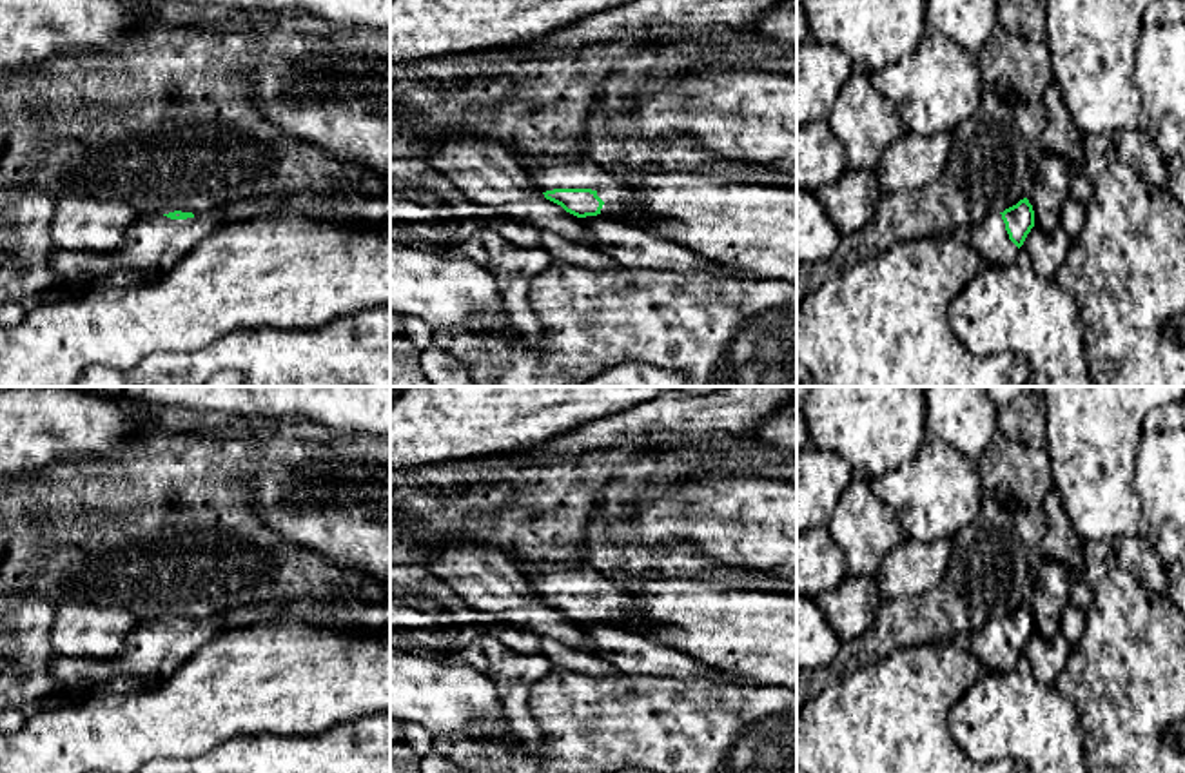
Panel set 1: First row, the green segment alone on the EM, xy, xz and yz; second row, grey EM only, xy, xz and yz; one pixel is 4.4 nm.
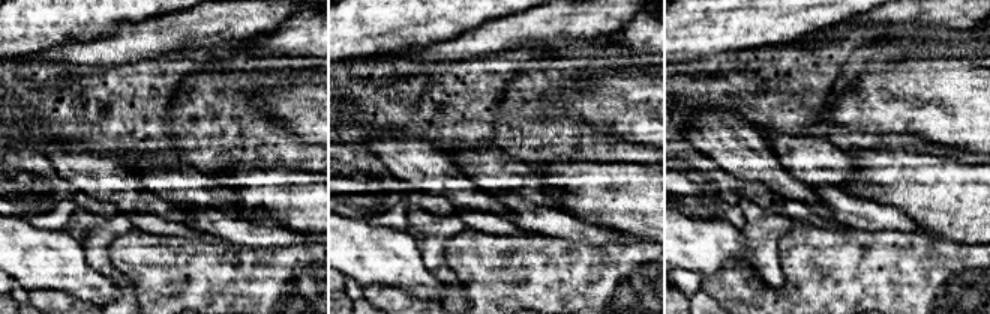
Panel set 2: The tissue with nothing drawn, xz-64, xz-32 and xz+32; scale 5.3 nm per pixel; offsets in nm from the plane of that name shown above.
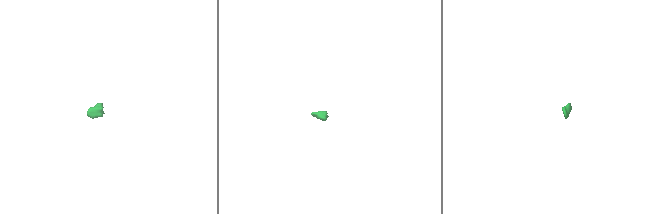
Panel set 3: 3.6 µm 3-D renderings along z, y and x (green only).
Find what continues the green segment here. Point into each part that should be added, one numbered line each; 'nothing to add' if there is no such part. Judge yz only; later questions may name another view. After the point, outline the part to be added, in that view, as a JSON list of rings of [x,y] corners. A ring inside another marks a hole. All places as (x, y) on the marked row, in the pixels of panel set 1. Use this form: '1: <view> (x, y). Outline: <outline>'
1: yz (989, 238). Outline: [[[1000,212],[987,214],[971,229],[965,240],[989,265],[1007,263],[1018,254],[1018,247],[1009,240]]]

